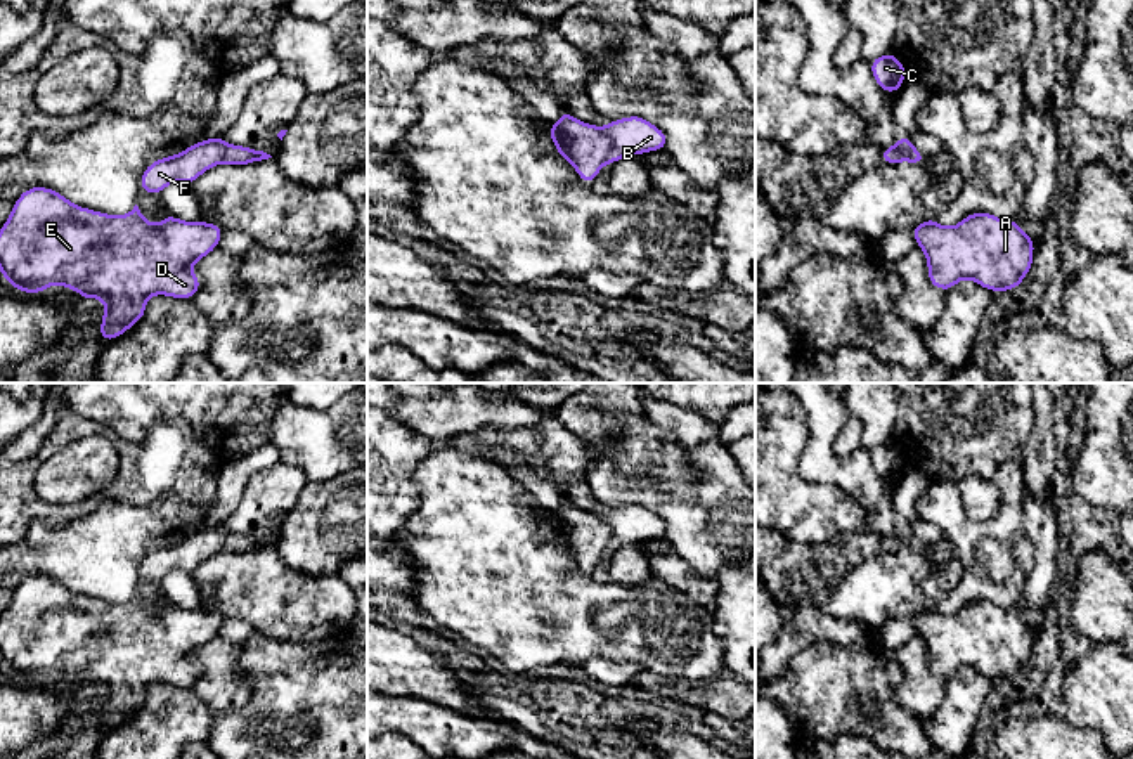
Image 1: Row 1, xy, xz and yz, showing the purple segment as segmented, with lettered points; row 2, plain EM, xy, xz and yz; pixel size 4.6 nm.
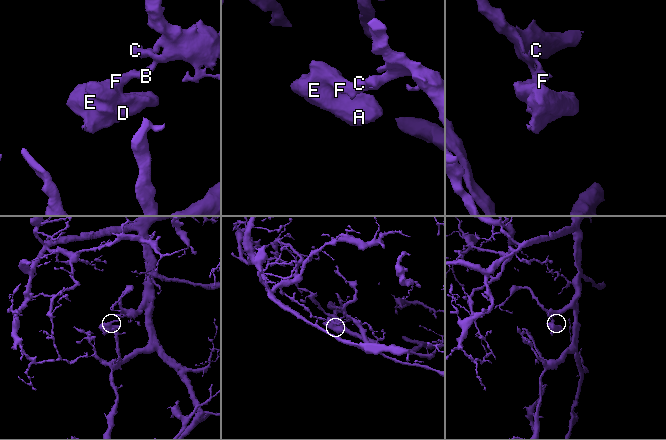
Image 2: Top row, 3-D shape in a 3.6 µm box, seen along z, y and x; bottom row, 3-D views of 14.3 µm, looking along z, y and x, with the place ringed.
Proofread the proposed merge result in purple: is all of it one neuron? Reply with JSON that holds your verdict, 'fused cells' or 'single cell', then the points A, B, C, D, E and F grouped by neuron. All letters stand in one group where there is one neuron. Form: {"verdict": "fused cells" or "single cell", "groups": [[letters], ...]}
{"verdict": "fused cells", "groups": [["A", "D", "E", "F"], ["B", "C"]]}

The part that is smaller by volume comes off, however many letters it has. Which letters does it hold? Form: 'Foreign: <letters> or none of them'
Foreign: A, D, E, F

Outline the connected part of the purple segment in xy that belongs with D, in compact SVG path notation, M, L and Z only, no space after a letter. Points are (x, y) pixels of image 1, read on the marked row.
M38 185L17 198L0 229L0 270L23 293L43 293L52 284L62 284L78 289L83 300L100 298L106 303L100 340L111 341L144 317L149 296L191 300L201 286L191 267L217 250L222 234L220 225L182 222L173 215L151 225L137 204L123 217L92 211Z

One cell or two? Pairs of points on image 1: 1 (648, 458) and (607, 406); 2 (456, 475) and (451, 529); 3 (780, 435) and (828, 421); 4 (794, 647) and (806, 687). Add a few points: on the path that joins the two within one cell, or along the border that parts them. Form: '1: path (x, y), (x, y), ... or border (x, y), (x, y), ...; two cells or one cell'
1: path (643, 446), (619, 418); one cell
2: path (456, 489), (456, 515); one cell
3: border (797, 401), (804, 411), (808, 432), (799, 468); two cells
4: border (813, 640), (773, 680); two cells

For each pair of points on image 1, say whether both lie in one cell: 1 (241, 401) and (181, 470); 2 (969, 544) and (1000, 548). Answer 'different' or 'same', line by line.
1: different
2: same

